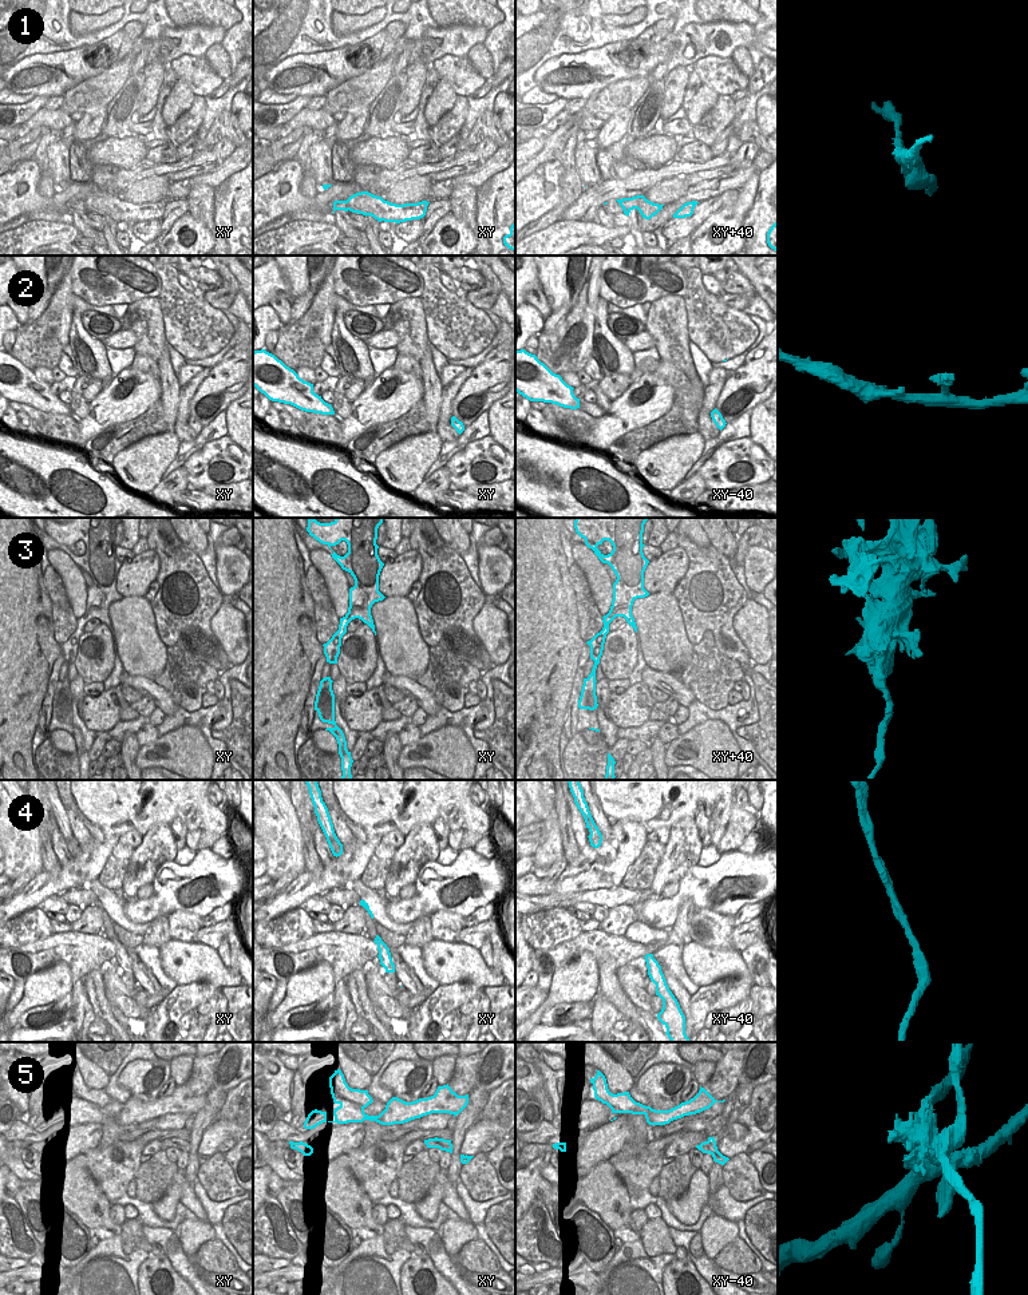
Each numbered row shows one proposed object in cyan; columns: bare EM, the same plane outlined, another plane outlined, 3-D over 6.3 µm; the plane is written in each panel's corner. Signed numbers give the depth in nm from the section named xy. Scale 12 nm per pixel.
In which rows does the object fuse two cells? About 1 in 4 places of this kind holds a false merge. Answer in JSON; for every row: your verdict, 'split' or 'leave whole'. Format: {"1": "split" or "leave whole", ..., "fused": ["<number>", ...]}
{"1": "split", "2": "leave whole", "3": "split", "4": "leave whole", "5": "split", "fused": ["1", "3", "5"]}

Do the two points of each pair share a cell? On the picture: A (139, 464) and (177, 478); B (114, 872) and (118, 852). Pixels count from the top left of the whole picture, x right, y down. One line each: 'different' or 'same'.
A: different
B: same

